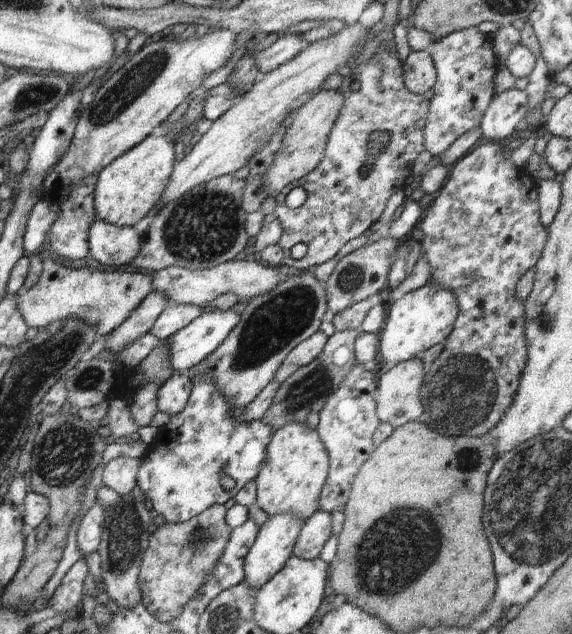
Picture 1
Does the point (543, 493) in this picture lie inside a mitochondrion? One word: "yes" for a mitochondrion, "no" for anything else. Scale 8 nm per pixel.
yes

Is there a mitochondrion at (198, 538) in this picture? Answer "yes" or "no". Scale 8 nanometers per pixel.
yes

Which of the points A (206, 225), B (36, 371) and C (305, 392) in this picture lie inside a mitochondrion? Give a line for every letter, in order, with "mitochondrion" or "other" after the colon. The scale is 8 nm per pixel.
A: mitochondrion
B: mitochondrion
C: mitochondrion

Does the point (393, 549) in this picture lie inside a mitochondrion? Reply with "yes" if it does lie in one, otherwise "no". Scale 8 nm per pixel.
yes

